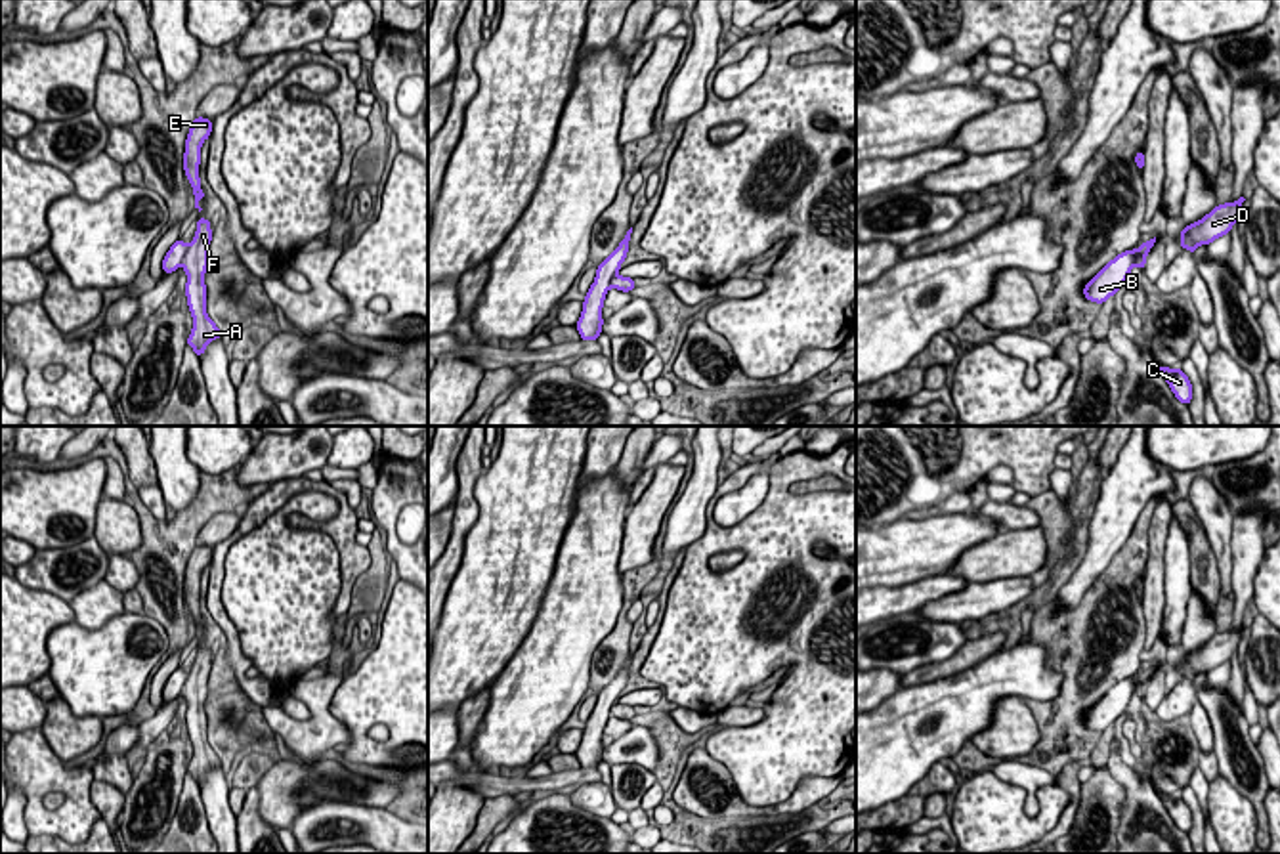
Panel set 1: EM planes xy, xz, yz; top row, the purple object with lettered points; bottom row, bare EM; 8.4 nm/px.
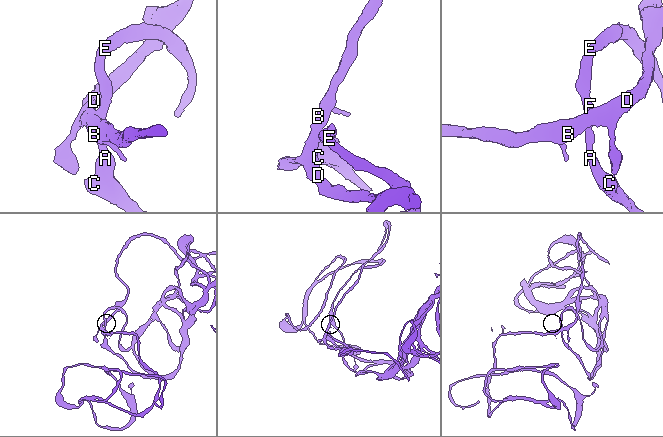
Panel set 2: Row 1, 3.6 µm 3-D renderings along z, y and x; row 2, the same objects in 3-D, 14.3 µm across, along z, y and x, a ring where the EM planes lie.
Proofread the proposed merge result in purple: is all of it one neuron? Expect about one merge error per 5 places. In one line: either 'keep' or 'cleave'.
keep

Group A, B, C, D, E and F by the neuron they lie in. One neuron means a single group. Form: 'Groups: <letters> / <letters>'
Groups: A B C D E F

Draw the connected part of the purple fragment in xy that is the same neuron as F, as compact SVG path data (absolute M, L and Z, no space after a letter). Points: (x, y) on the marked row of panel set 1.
M199 218L193 241L185 245L181 239L178 239L162 260L164 273L174 273L180 266L185 269L185 296L195 323L191 334L187 336L187 346L191 346L199 357L212 340L222 338L220 329L206 313L208 292L204 285L204 273L208 267L206 256L210 241L210 220Z

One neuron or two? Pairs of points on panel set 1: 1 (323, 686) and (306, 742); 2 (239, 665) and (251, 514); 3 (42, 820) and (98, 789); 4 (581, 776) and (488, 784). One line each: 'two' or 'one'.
1: one
2: one
3: two
4: one

